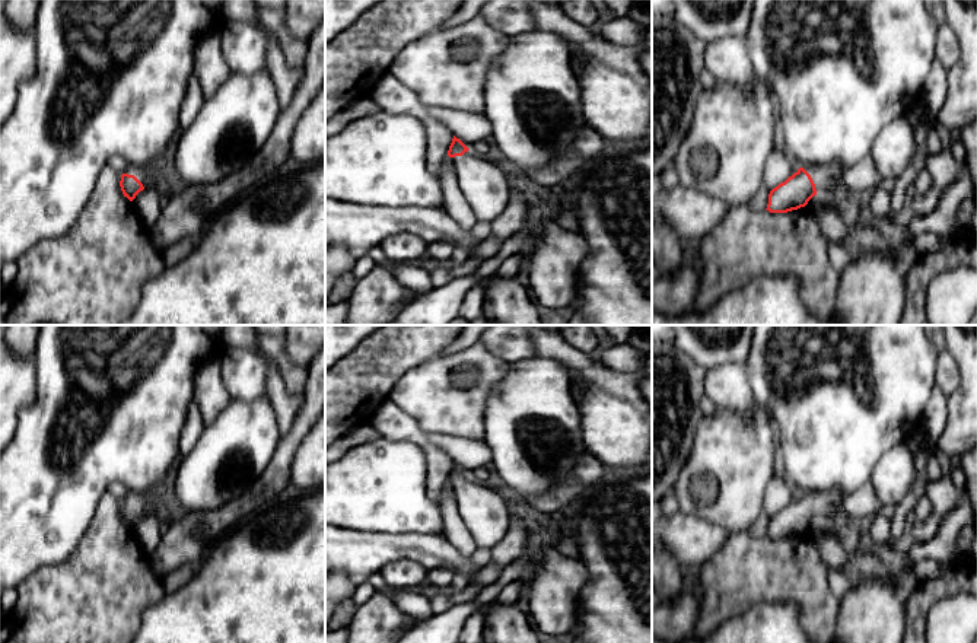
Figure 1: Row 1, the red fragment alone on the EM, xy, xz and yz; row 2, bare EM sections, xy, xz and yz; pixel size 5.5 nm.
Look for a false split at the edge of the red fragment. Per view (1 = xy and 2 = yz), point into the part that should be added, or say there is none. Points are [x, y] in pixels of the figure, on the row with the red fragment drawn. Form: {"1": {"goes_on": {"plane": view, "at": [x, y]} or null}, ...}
{"1": {"goes_on": {"plane": "xy", "at": [142, 172]}}, "2": {"goes_on": {"plane": "yz", "at": [827, 177]}}}

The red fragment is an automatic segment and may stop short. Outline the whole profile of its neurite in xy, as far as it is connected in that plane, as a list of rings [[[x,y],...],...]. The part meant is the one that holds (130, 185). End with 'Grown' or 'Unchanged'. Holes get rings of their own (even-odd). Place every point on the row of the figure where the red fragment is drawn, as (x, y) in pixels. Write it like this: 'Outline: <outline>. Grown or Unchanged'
Outline: [[[157,162],[152,165],[128,165],[120,181],[124,197],[133,201],[149,185],[152,171],[157,166]]]. Grown

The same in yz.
Outline: [[[840,160],[801,166],[792,176],[770,191],[766,210],[770,213],[798,210],[805,207],[817,194],[844,200],[853,198],[853,194],[841,184],[844,168]]]. Grown

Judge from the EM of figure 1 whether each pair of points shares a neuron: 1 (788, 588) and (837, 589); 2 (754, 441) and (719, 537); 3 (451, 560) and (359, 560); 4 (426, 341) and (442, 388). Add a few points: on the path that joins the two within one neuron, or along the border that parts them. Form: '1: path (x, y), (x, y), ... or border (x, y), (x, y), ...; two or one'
1: border (827, 569), (830, 592), (839, 601); two
2: border (690, 515), (705, 518), (731, 532); two
3: path (427, 550), (382, 548); one
4: border (430, 357), (409, 369), (401, 378); two

